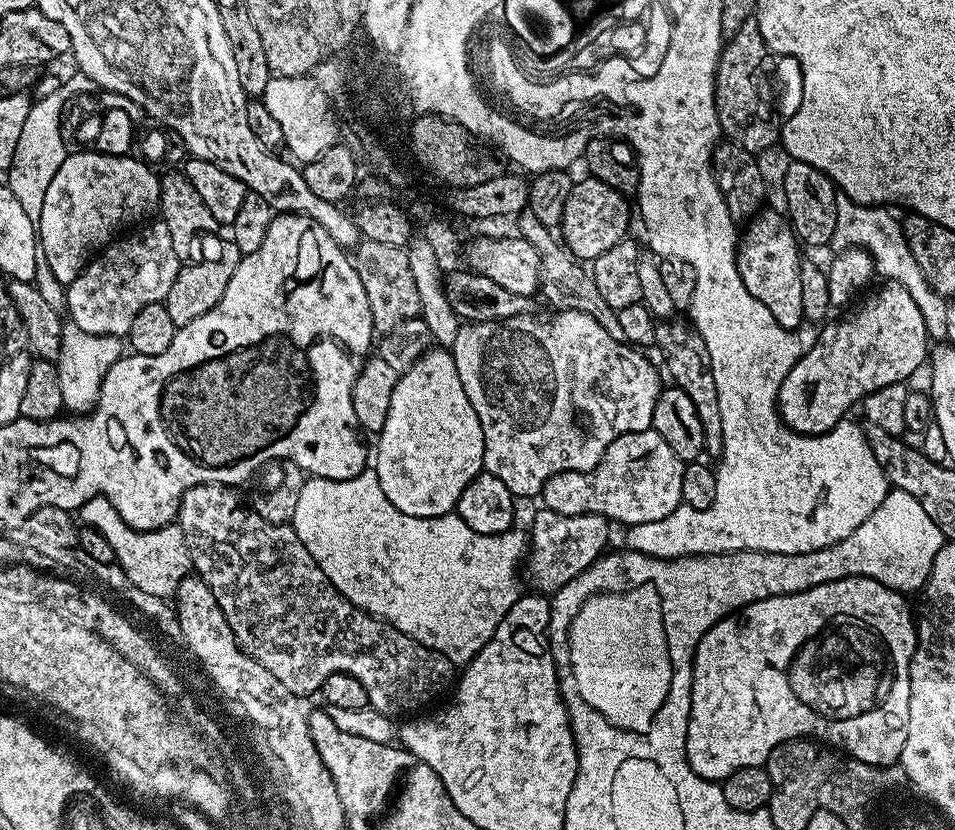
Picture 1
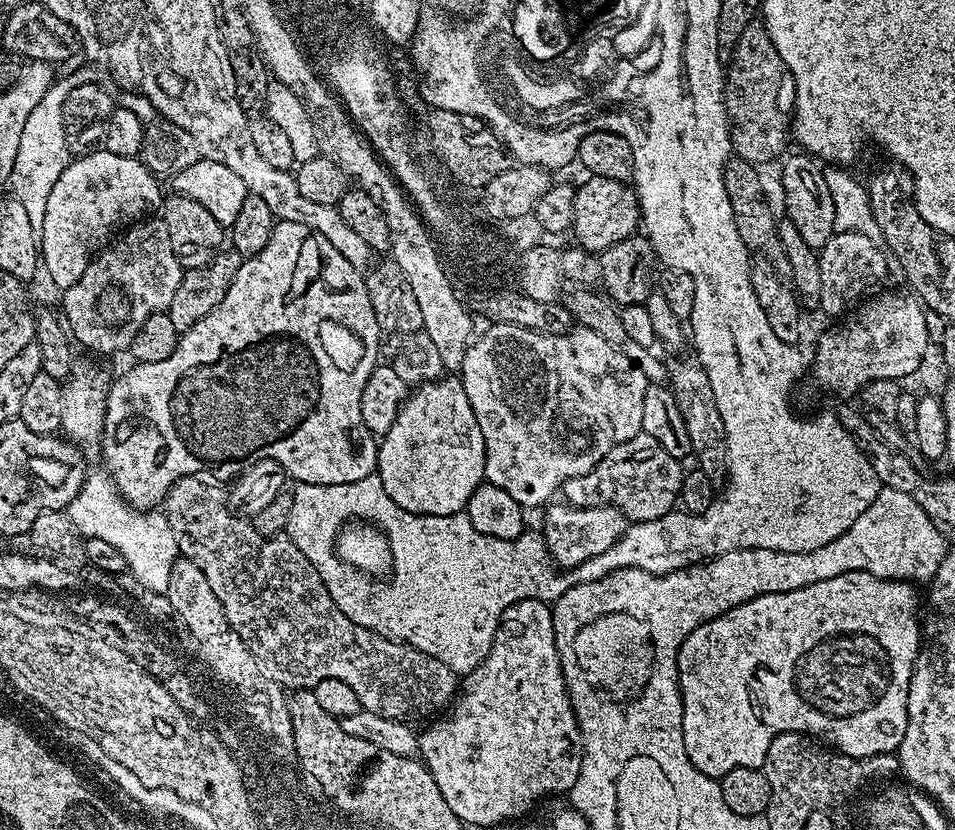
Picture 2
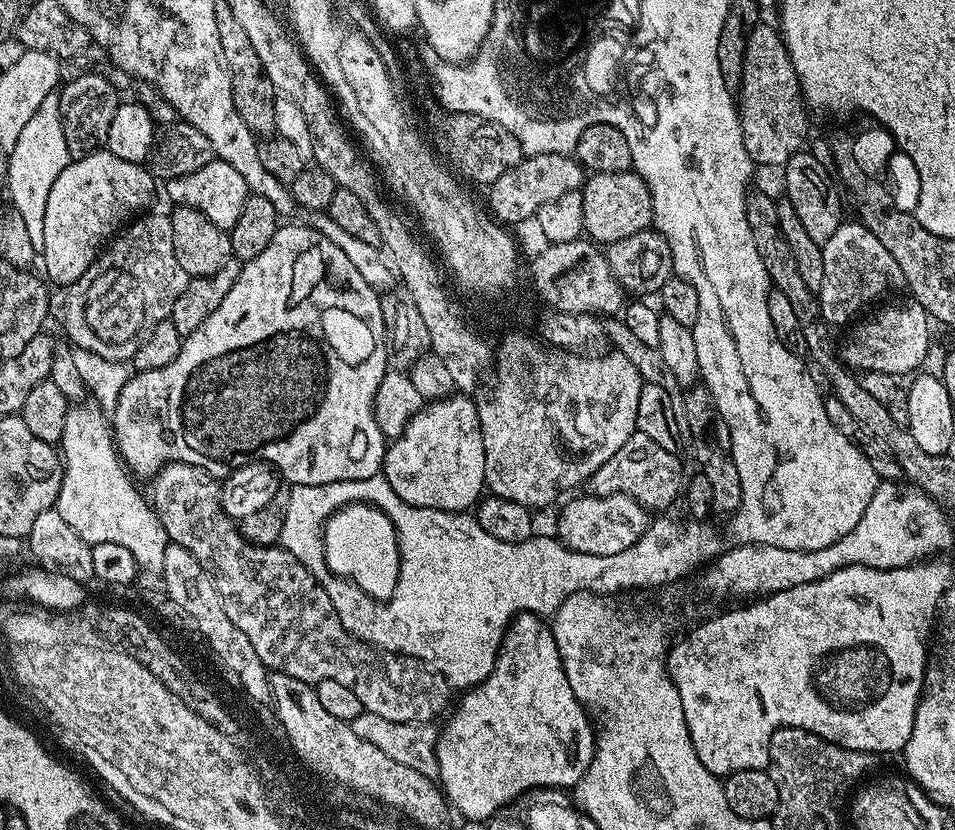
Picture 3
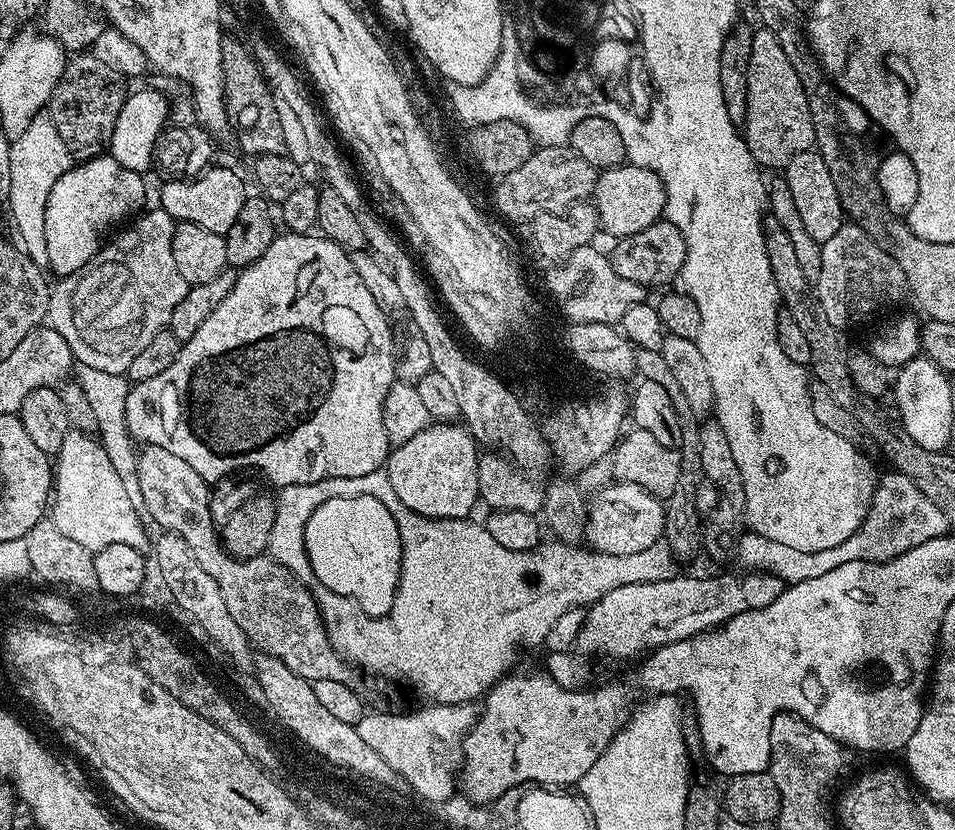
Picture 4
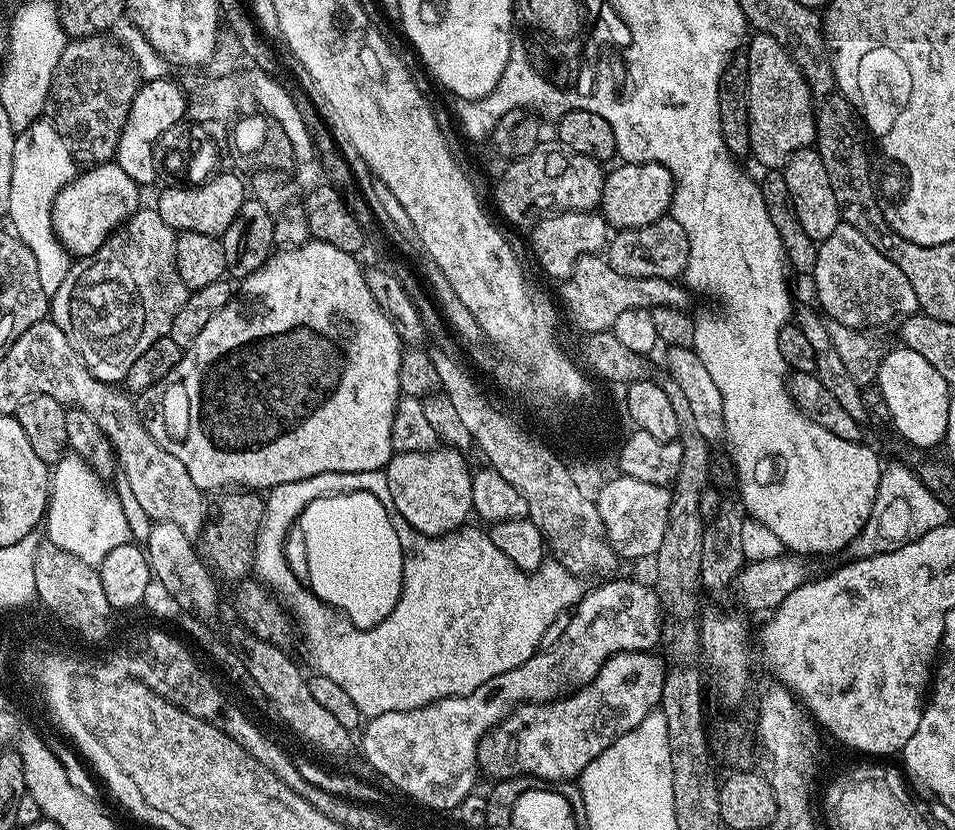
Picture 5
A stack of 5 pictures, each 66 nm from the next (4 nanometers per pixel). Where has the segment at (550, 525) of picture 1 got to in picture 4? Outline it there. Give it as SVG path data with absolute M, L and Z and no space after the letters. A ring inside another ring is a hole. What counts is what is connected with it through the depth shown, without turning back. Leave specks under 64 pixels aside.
M612 482L597 494L586 508L584 540L593 552L602 554L638 554L646 546L661 543L664 535L664 504L645 488Z

